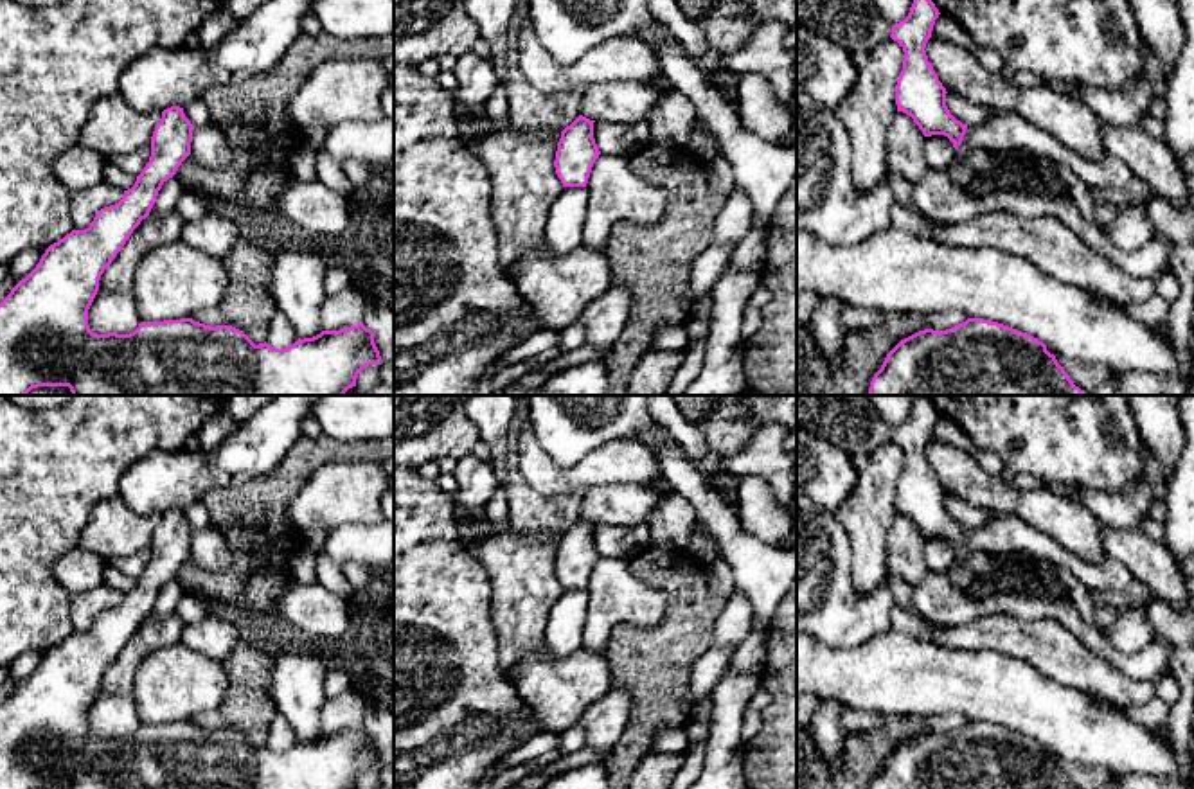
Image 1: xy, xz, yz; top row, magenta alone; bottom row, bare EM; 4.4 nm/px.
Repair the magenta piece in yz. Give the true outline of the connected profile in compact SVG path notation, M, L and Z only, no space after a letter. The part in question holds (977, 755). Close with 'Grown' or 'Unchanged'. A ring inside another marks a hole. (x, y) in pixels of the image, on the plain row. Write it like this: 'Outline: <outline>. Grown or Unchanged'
Outline: M984 721L901 742L870 789L1075 789L1038 740Z. Unchanged

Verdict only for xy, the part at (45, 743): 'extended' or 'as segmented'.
as segmented

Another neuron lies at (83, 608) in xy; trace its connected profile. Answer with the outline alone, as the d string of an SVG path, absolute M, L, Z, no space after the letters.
M104 582L94 590L72 593L68 602L68 615L74 633L88 631L101 611L119 606L122 598L124 593L110 588Z

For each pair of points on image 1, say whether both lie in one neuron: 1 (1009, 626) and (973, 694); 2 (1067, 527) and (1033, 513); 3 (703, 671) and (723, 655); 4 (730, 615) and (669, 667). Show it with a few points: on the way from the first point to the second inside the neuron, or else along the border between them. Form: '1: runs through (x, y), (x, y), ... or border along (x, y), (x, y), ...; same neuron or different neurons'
1: border along (955, 647), (993, 649), (1036, 667); different neurons
2: runs through (1058, 518), (1042, 513); same neuron
3: runs through (709, 667), (718, 658); same neuron
4: border along (727, 599), (716, 620), (711, 646); different neurons

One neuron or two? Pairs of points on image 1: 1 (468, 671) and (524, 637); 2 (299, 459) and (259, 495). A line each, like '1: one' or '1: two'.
1: two
2: one

